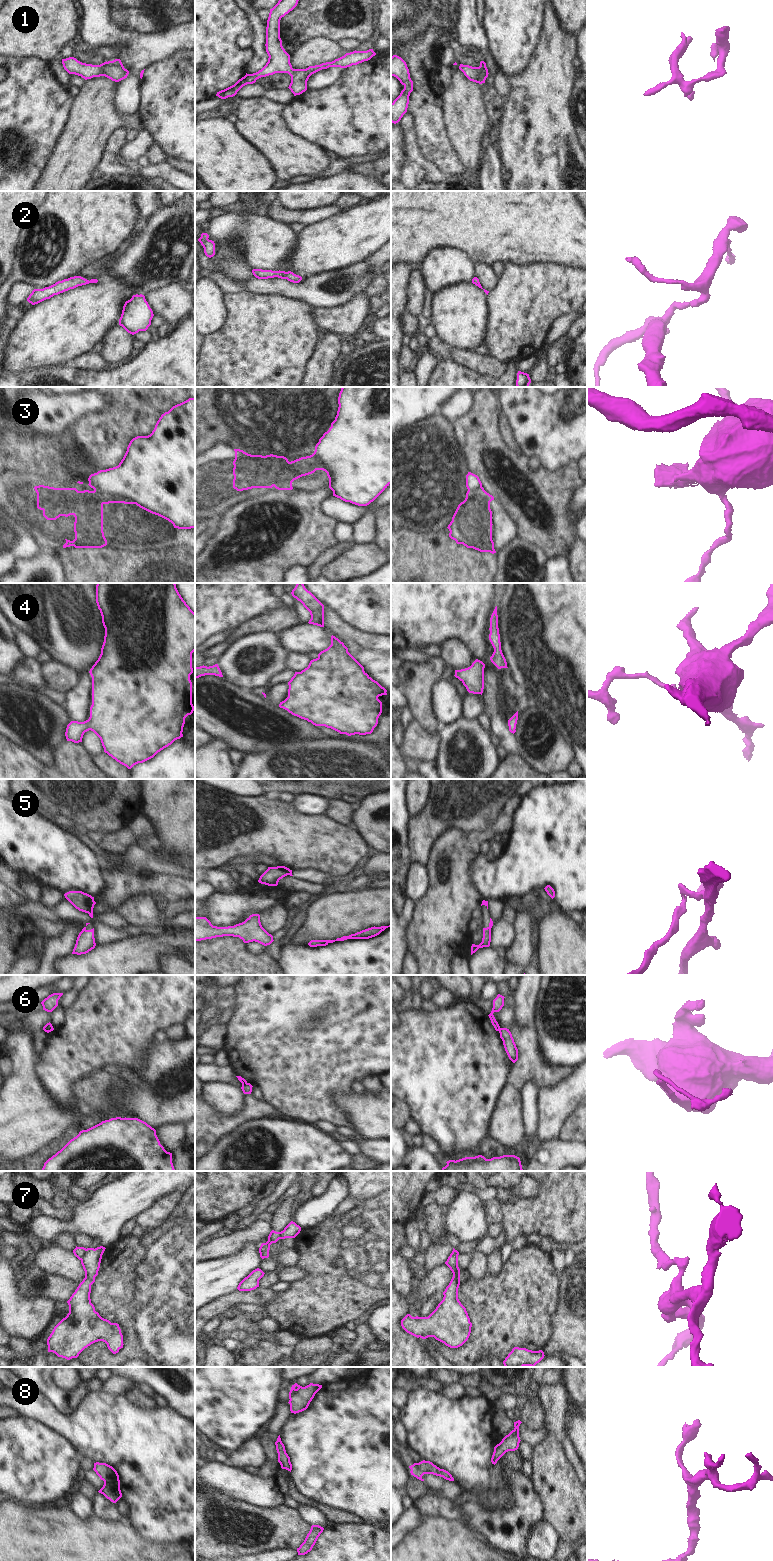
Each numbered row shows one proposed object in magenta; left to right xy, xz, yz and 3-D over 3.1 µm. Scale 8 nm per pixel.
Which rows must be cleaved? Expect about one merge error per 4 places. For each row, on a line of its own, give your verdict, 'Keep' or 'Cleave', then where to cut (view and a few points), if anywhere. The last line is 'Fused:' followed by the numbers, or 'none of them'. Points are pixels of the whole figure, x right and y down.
1: Keep. No split
2: Keep. No split
3: Cleave. Split along xz (289, 462), (288, 480), (286, 482), (275, 482), (272, 485)
4: Keep. No split
5: Cleave. Split along xy (94, 901), (88, 913)
6: Cleave. Split along yz (500, 1028), (498, 1030)
7: Cleave. Split along xy (86, 1249), (81, 1260)
8: Keep. No split
Fused: 3, 5, 6, 7.

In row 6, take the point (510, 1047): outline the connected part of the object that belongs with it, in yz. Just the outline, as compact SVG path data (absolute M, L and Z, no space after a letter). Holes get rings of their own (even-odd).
M500 1028L499 1033L509 1059L515 1063L518 1060L518 1049L511 1032L507 1028Z

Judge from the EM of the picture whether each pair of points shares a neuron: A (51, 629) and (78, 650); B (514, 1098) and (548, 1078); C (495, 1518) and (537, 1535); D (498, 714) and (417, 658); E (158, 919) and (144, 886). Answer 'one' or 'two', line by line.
A: one
B: two
C: two
D: two
E: two

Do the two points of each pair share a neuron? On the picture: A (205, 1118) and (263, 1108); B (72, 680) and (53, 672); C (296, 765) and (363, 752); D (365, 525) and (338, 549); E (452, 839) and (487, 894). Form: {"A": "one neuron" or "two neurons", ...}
{"A": "one neuron", "B": "one neuron", "C": "one neuron", "D": "two neurons", "E": "two neurons"}

